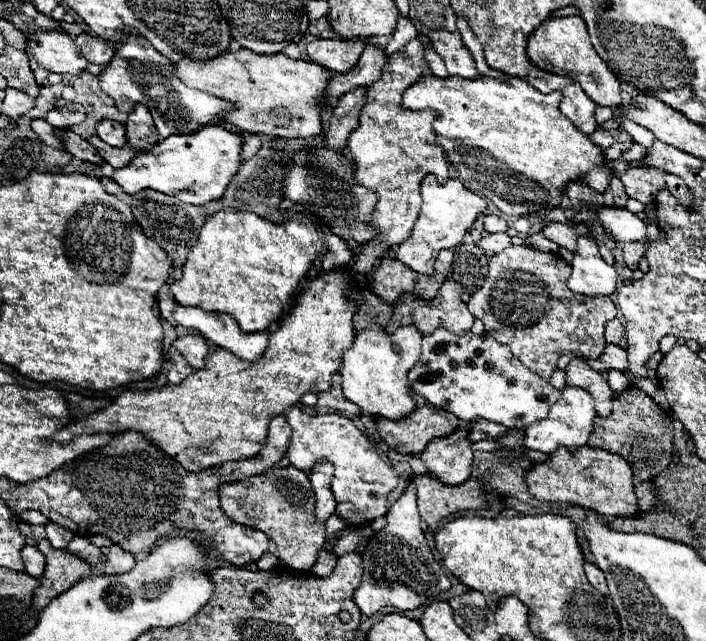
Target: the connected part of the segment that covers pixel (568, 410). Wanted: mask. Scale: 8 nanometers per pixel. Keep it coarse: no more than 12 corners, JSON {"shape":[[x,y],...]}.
{"shape":[[566,386],[544,420],[524,428],[524,446],[574,452],[592,434],[586,390]]}

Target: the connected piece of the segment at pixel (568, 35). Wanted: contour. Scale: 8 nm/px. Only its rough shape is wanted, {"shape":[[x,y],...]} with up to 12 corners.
{"shape":[[550,16],[528,58],[576,80],[598,106],[620,106],[620,82],[580,16]]}

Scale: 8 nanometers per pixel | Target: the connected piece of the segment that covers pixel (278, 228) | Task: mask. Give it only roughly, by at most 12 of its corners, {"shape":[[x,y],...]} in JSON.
{"shape":[[222,210],[200,230],[182,306],[262,332],[322,240],[304,214]]}

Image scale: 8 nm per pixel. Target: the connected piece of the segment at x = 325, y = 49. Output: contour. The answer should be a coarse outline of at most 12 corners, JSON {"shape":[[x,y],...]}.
{"shape":[[312,40],[312,62],[330,72],[356,66],[362,40]]}

